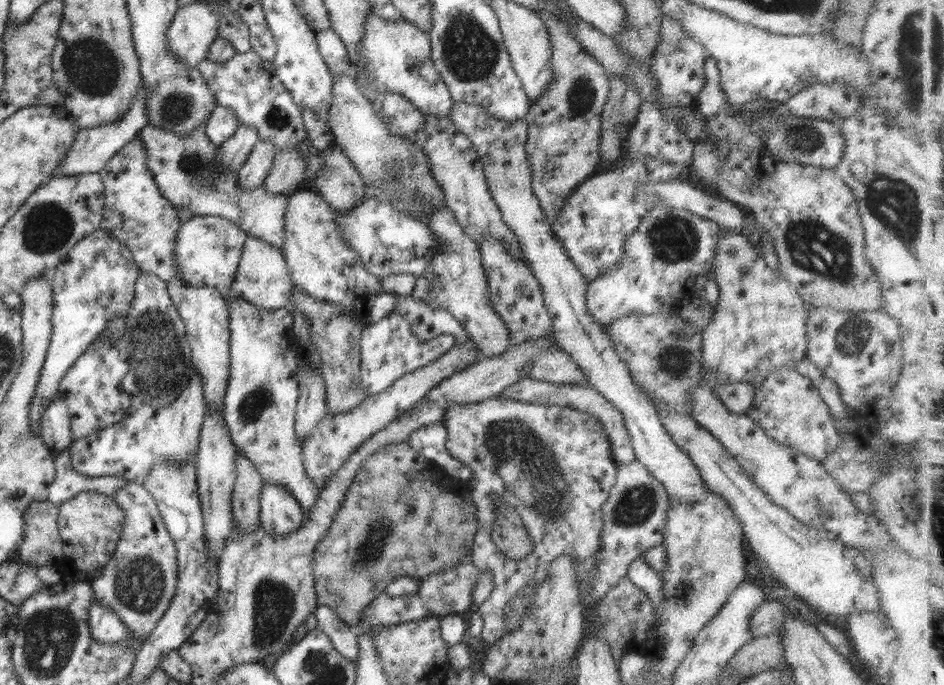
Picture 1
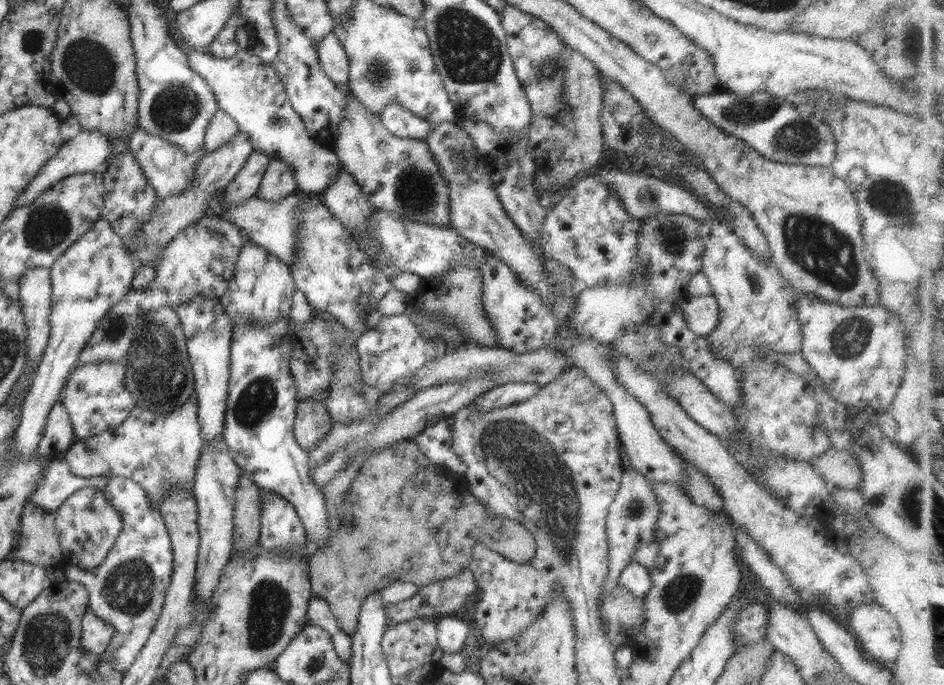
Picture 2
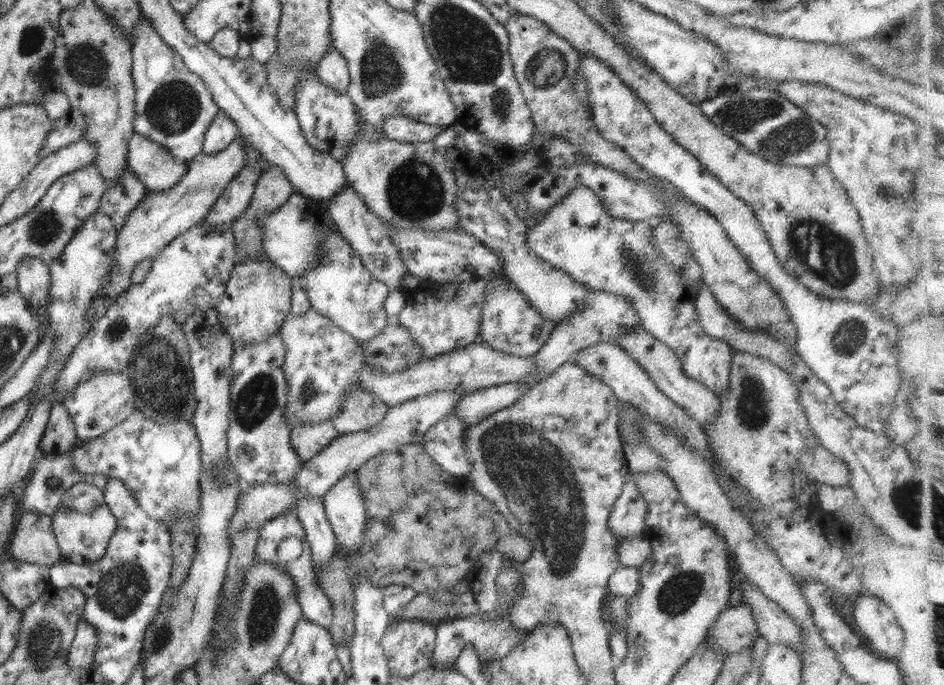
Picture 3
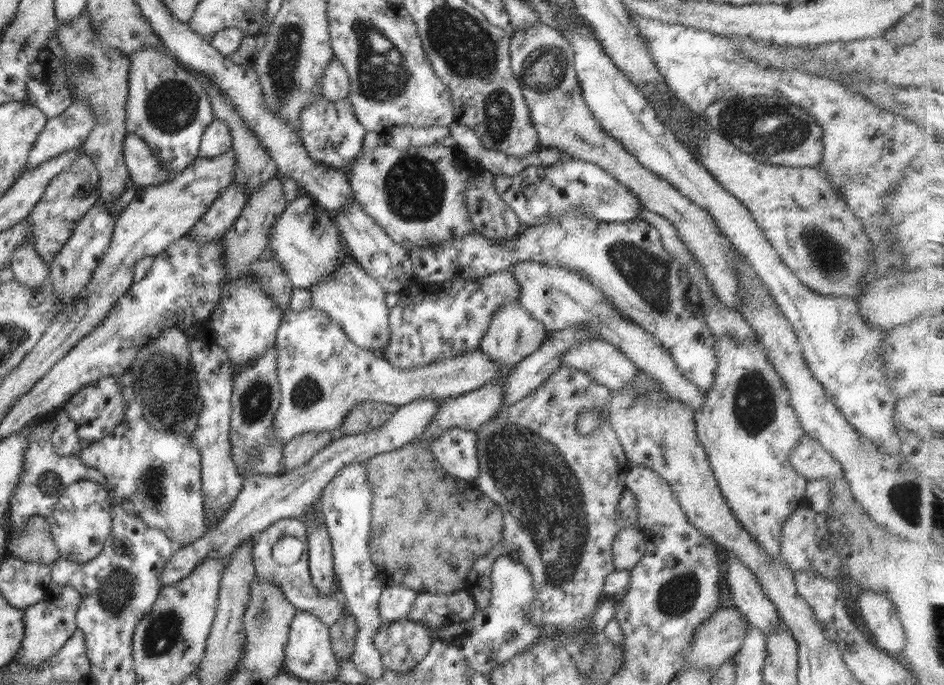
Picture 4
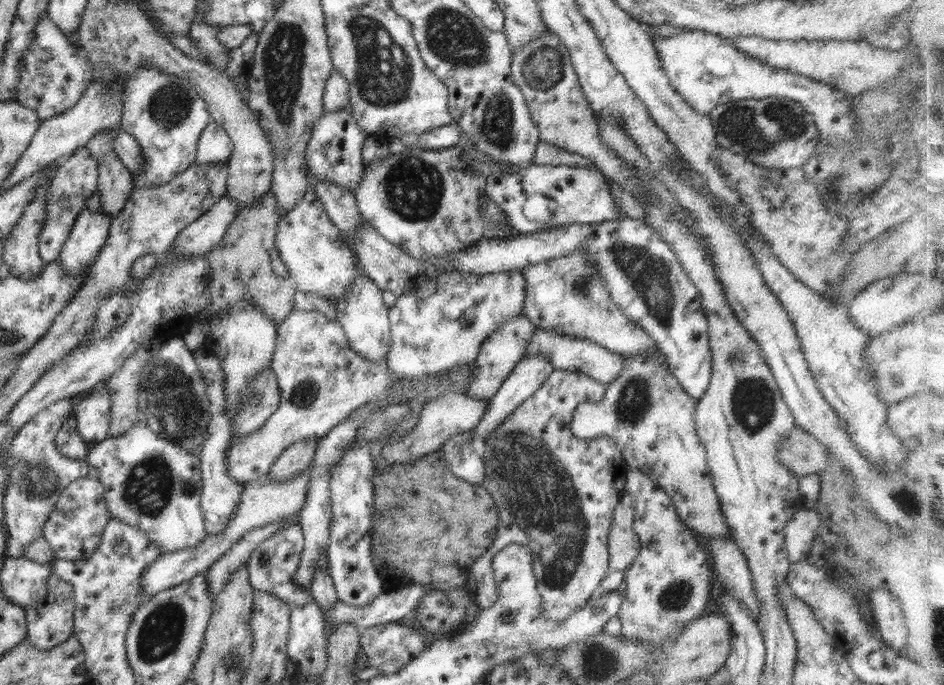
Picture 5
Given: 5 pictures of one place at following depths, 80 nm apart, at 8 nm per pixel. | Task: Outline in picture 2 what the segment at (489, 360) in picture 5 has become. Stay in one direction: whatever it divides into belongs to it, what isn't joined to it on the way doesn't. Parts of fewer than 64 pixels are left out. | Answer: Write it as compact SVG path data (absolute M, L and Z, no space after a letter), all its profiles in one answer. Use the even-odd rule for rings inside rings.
M491 252L486 253L487 259L481 266L481 277L483 282L483 307L489 318L489 322L497 334L497 344L502 348L510 349L516 354L534 352L551 344L557 332L557 318L554 312L546 306L535 290L526 286L497 256Z

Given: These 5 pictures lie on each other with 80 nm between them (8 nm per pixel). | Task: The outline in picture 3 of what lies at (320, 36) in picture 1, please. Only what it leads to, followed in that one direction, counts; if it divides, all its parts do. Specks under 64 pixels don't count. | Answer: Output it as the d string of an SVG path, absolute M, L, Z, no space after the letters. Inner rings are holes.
M334 47L322 57L316 70L319 79L336 93L346 92L349 85L349 70L346 59Z

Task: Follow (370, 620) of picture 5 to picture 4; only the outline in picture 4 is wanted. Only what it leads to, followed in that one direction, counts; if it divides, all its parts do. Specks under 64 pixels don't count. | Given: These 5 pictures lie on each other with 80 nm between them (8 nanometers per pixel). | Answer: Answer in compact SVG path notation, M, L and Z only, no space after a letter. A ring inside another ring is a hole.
M284 518L270 525L266 530L253 536L254 544L252 547L253 565L255 568L255 577L258 577L262 583L274 583L280 591L284 593L286 600L295 606L297 610L308 611L312 613L318 620L321 620L326 627L334 624L345 612L343 602L334 595L326 596L318 593L318 589L312 585L312 575L310 575L309 559L305 551L301 559L294 566L279 565L272 559L272 546L286 536L294 536L302 542L303 546L307 546L307 526L294 518ZM387 584L379 600L379 614L384 622L409 619L418 593L401 584Z

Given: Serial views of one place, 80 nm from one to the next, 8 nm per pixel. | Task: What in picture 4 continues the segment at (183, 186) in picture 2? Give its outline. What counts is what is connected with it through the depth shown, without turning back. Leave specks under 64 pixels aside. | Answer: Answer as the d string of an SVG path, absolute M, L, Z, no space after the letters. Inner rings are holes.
M128 133L124 137L123 155L131 180L140 187L172 180L171 170L161 164L161 160L139 136Z

